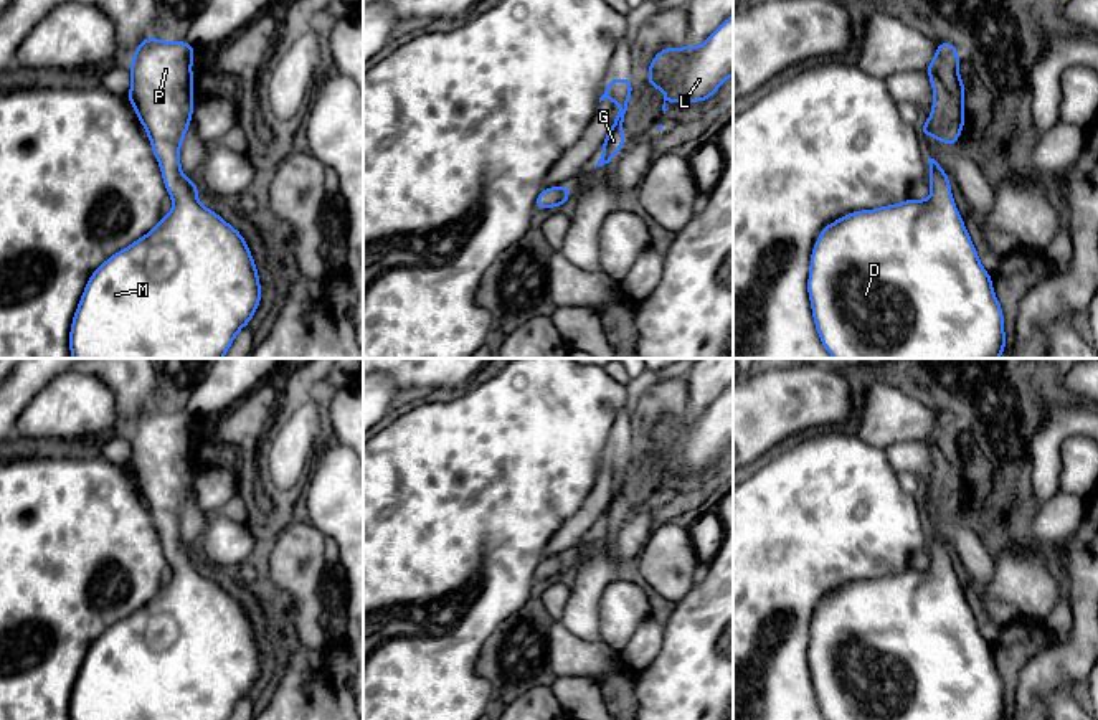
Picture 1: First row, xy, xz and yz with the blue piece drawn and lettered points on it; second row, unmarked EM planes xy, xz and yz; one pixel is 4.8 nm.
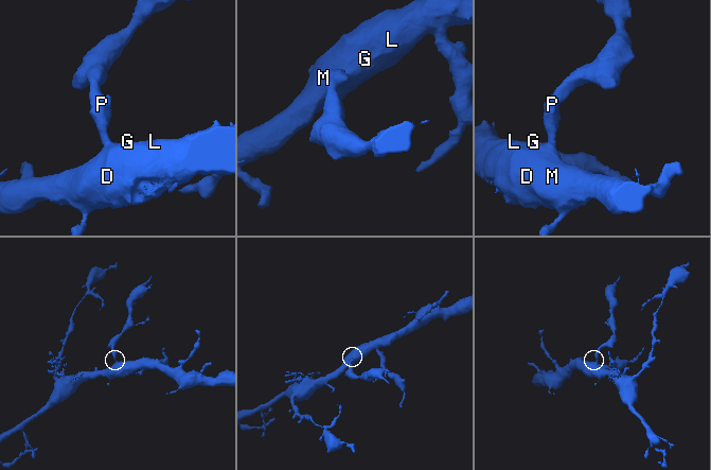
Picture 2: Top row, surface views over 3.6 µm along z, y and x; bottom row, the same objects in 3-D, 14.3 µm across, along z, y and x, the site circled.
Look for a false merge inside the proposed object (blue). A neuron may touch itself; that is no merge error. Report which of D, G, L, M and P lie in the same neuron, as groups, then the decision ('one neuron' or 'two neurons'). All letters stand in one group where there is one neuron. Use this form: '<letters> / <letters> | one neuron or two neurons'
D G L M P | one neuron

